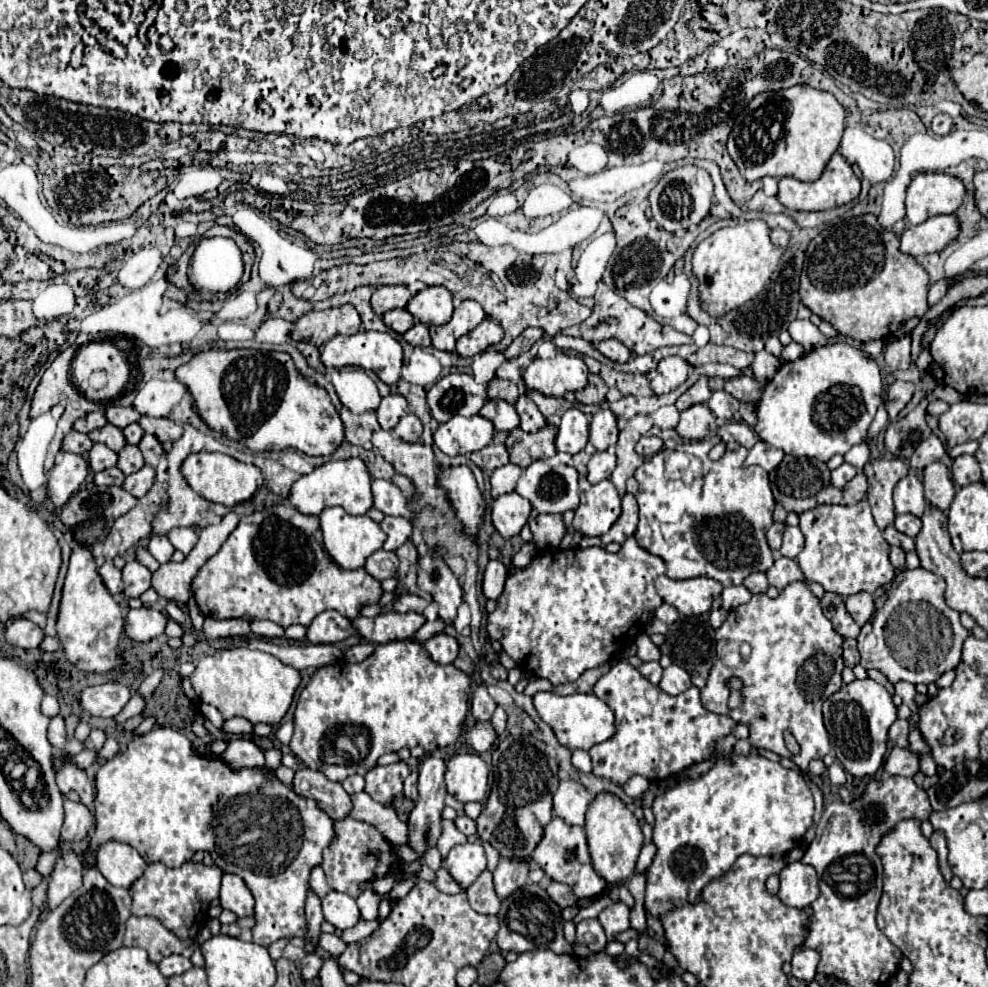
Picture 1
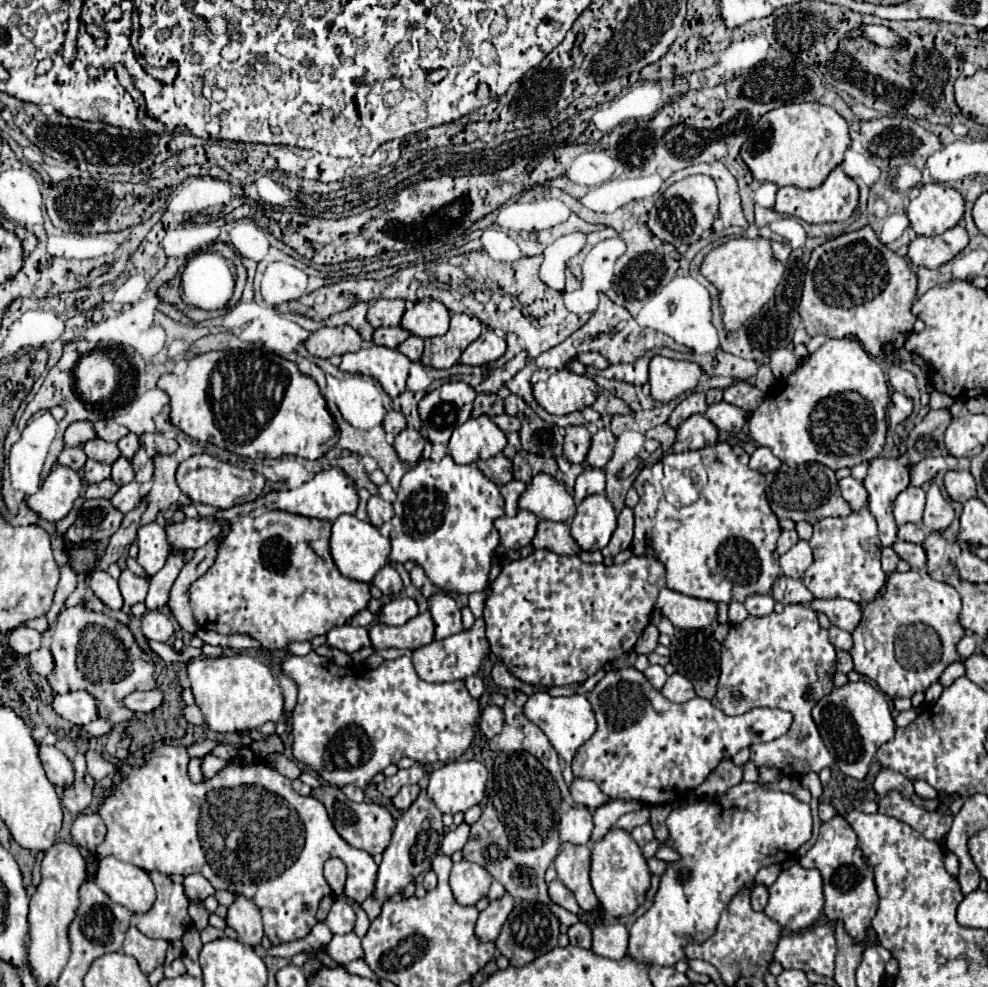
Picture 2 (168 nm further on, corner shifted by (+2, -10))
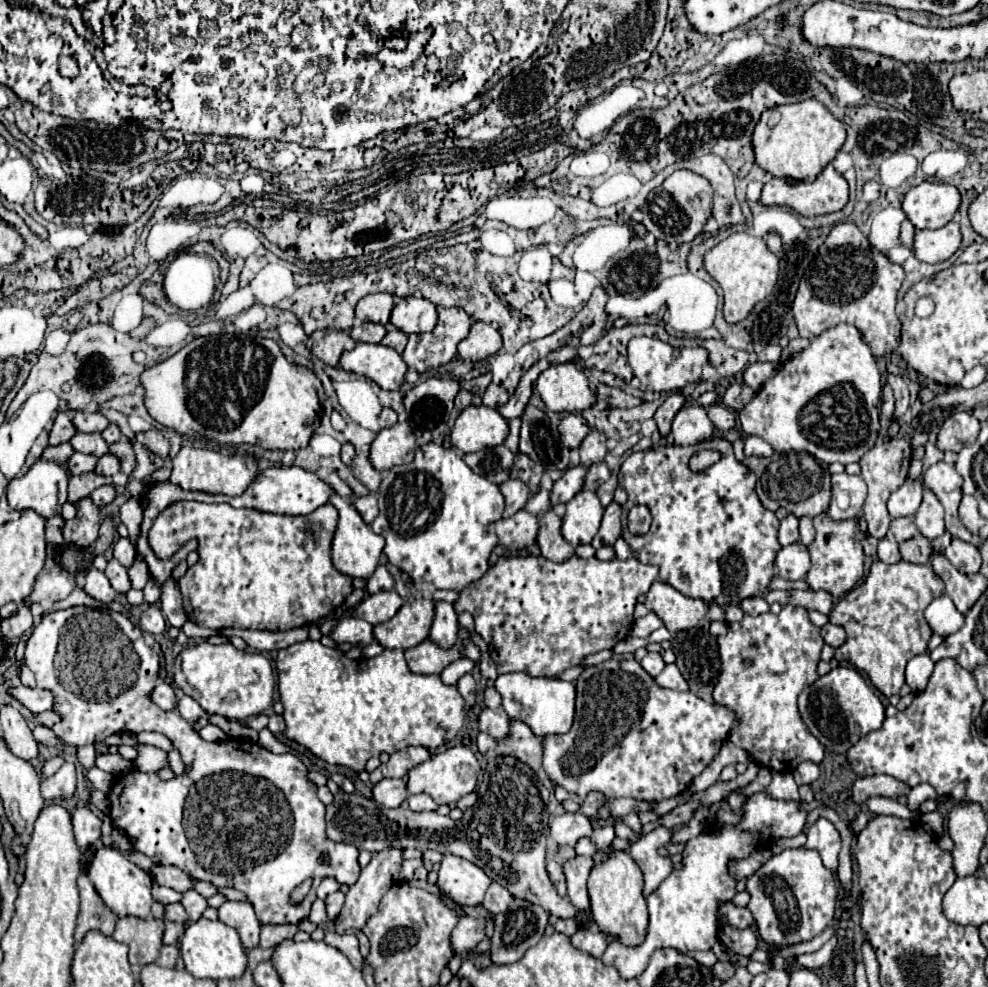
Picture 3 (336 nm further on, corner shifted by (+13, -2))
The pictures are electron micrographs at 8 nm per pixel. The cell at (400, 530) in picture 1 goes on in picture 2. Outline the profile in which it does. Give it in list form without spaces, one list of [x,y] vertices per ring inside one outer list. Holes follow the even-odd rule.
[[[445,456],[439,462],[433,462],[431,458],[421,458],[415,468],[407,470],[401,486],[397,490],[397,500],[393,502],[395,516],[381,526],[381,534],[391,540],[391,562],[405,564],[407,560],[413,560],[419,564],[431,584],[441,588],[449,594],[473,594],[481,592],[489,584],[489,570],[491,560],[495,554],[495,548],[499,546],[499,532],[495,530],[493,522],[503,512],[503,496],[489,478],[483,476],[483,472],[477,468],[477,464],[459,466],[453,462],[451,456]]]

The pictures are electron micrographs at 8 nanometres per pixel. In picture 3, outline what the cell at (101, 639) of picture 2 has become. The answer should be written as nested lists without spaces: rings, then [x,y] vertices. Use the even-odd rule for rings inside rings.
[[[86,606],[50,612],[42,618],[40,626],[32,630],[24,656],[28,668],[36,674],[38,686],[56,692],[56,700],[60,700],[60,704],[56,704],[54,710],[62,714],[62,722],[54,724],[52,730],[62,742],[70,746],[84,746],[104,740],[116,732],[140,734],[146,730],[168,736],[184,756],[184,762],[188,764],[186,776],[166,782],[160,780],[158,774],[130,770],[120,780],[116,780],[112,790],[108,792],[110,818],[114,822],[114,828],[126,832],[128,840],[132,838],[130,844],[134,846],[134,850],[146,854],[156,864],[178,866],[184,872],[188,872],[194,880],[210,882],[216,888],[232,886],[244,892],[248,902],[254,906],[260,924],[298,924],[300,920],[308,918],[310,906],[316,900],[316,892],[310,892],[300,906],[290,906],[288,902],[290,892],[308,878],[314,880],[312,890],[316,890],[316,886],[328,876],[348,886],[356,882],[356,876],[360,874],[360,864],[358,864],[360,852],[354,844],[336,844],[328,840],[326,822],[324,822],[324,804],[316,796],[316,786],[306,780],[308,770],[302,764],[302,760],[296,758],[294,754],[276,756],[260,748],[258,744],[240,742],[236,738],[228,738],[224,742],[206,742],[198,736],[198,732],[192,730],[192,726],[180,716],[180,712],[174,710],[166,712],[156,704],[152,704],[148,692],[152,692],[158,678],[158,668],[160,668],[158,654],[144,644],[140,628],[130,624],[126,616],[114,614],[110,610],[98,610]],[[120,622],[126,622],[130,626],[130,634],[126,626],[122,626]],[[122,650],[126,650],[126,654]],[[124,658],[126,658],[126,666],[124,666]],[[204,776],[206,782],[212,782],[206,784],[206,792],[200,794],[200,800],[206,800],[206,806],[202,806],[200,810],[206,814],[198,814],[196,806],[190,804],[190,830],[186,830],[182,822],[182,806],[186,800],[184,796],[188,794],[188,788],[192,788]],[[158,798],[166,802],[164,808],[160,808]],[[322,852],[328,852],[328,864],[320,862]]]

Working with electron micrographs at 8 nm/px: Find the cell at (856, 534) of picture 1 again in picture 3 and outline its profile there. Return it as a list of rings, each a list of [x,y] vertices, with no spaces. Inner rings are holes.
[[[822,512],[814,518],[814,528],[816,528],[816,536],[814,536],[814,542],[808,546],[812,566],[804,580],[808,582],[808,586],[812,590],[826,590],[834,598],[842,598],[864,576],[862,542],[868,536],[866,520],[862,514],[858,514],[856,518],[850,518],[850,520],[832,520],[826,512]]]

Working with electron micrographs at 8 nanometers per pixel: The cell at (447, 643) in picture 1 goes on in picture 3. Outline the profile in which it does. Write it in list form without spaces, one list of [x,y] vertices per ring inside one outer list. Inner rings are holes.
[[[424,640],[414,648],[404,652],[408,668],[416,674],[440,674],[446,666],[462,658],[462,646],[454,644],[452,648],[442,648],[432,640]]]

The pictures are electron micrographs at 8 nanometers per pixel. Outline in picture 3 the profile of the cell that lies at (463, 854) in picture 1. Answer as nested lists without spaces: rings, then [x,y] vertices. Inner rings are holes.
[[[452,854],[442,858],[438,870],[438,888],[458,904],[466,908],[482,904],[488,886],[490,878],[476,864]]]

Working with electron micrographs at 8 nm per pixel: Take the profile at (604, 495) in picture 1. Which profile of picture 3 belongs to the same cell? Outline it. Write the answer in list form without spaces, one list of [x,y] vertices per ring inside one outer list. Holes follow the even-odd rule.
[[[580,490],[568,504],[566,504],[566,516],[562,518],[562,536],[572,544],[572,546],[580,546],[580,544],[590,544],[592,538],[596,536],[598,528],[600,528],[600,520],[604,514],[604,508],[596,496],[596,492],[592,490]]]

